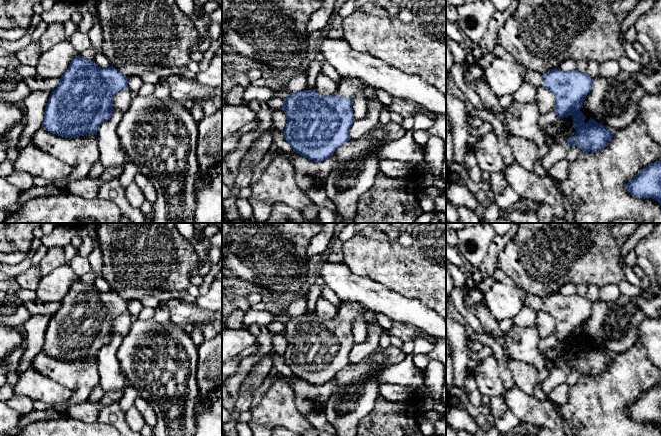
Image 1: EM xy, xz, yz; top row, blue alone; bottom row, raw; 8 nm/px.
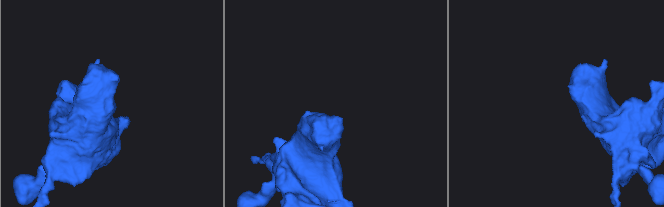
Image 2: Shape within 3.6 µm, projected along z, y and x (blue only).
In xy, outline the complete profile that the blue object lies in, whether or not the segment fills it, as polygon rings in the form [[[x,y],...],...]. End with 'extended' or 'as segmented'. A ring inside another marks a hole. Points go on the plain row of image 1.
[[[80,279],[76,280],[59,303],[57,312],[51,317],[46,328],[42,351],[66,362],[97,359],[100,349],[109,344],[115,335],[113,321],[128,311],[128,303],[112,290],[100,292],[94,284],[89,285]]] | as segmented

